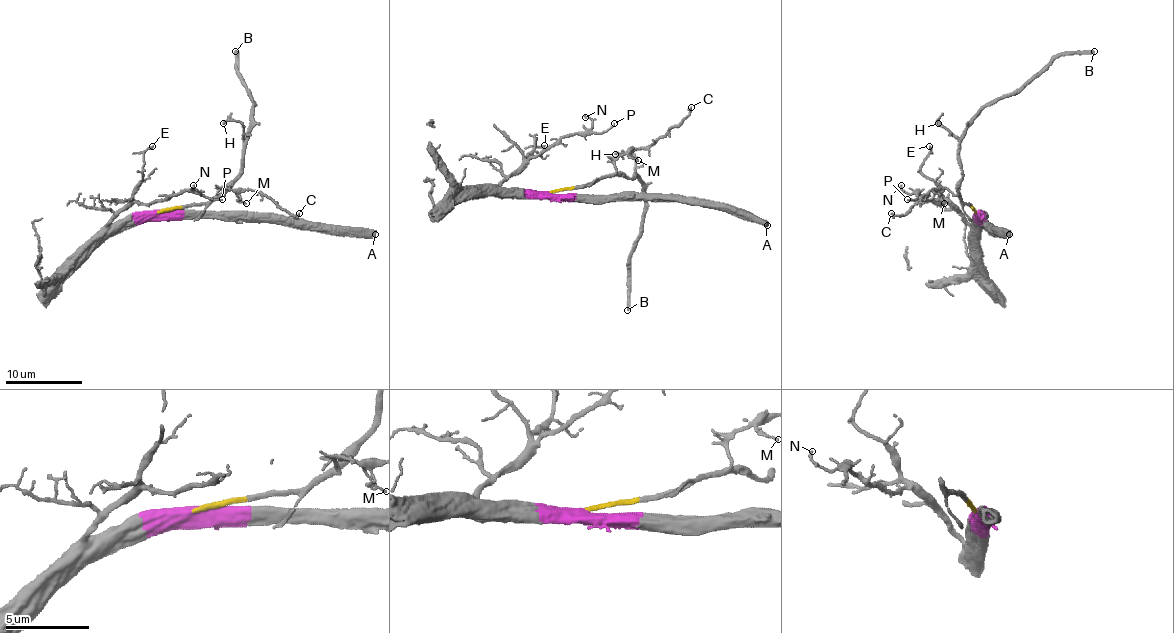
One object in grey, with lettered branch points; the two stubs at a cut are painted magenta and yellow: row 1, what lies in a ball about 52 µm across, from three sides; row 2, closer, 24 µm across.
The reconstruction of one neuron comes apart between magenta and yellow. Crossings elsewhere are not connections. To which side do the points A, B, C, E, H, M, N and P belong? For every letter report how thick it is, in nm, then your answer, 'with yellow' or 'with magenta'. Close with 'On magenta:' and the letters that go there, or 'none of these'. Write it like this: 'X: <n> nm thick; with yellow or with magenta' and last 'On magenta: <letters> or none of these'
A: 600 nm thick; with magenta
B: 280 nm thick; with yellow
C: 170 nm thick; with yellow
E: 130 nm thick; with magenta
H: 110 nm thick; with yellow
M: 120 nm thick; with yellow
N: 120 nm thick; with magenta
P: 90 nm thick; with magenta
On magenta: A, E, N, P

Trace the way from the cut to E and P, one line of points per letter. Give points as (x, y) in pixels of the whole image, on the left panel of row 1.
E: (158, 212), (133, 212), (123, 220), (108, 224), (131, 199), (142, 180), (144, 153), (152, 145)
P: (158, 212), (133, 212), (110, 226), (110, 222), (133, 203), (165, 201), (171, 195), (198, 191), (221, 199)

